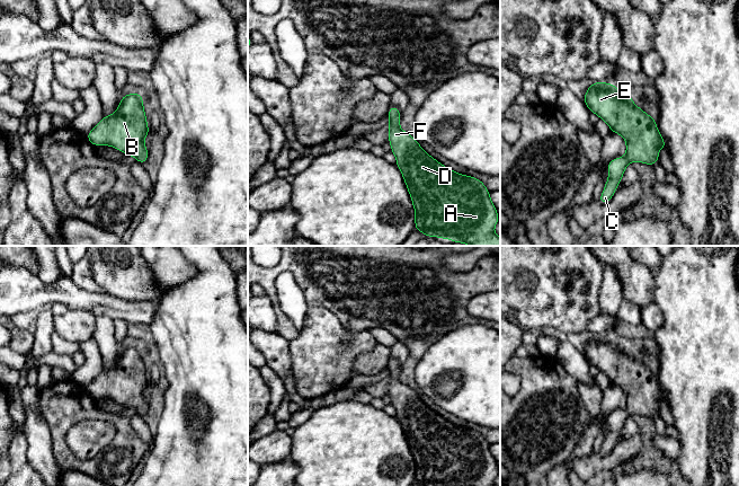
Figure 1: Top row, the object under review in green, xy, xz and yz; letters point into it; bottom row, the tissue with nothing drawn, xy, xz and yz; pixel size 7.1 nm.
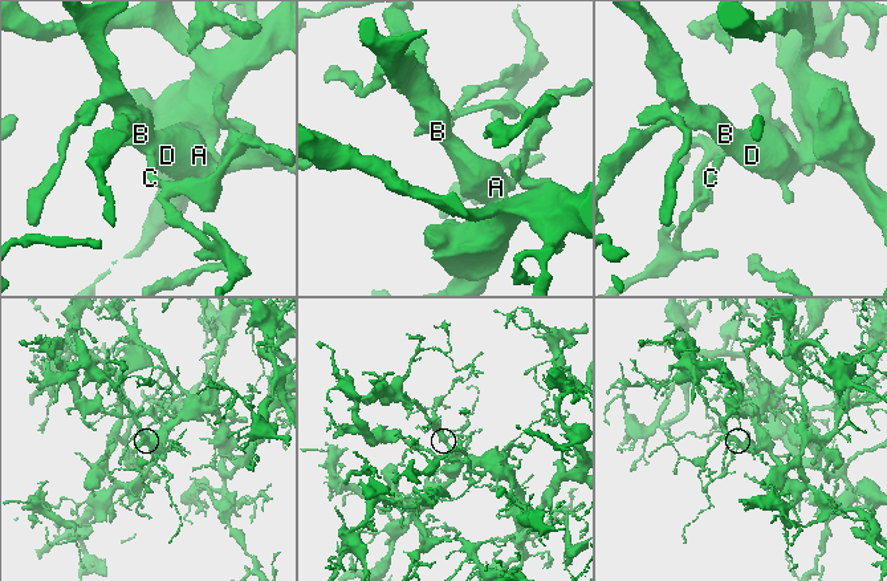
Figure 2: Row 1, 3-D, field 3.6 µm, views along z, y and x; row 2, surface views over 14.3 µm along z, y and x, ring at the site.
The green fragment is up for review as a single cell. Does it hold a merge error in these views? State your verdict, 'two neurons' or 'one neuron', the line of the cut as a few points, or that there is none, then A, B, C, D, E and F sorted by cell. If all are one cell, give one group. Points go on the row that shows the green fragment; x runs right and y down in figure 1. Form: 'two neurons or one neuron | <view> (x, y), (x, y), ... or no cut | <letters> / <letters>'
one neuron | no cut | A B C D E F

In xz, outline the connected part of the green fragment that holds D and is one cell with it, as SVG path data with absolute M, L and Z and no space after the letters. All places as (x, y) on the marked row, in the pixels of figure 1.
M393 105L389 107L388 118L389 143L415 207L416 230L426 237L451 239L470 246L500 246L500 238L493 231L500 217L484 184L477 177L455 173L430 157L415 136L400 129L401 113Z

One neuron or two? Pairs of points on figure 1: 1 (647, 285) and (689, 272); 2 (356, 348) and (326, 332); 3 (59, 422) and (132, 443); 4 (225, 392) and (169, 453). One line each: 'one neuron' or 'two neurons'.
1: two neurons
2: one neuron
3: one neuron
4: one neuron

